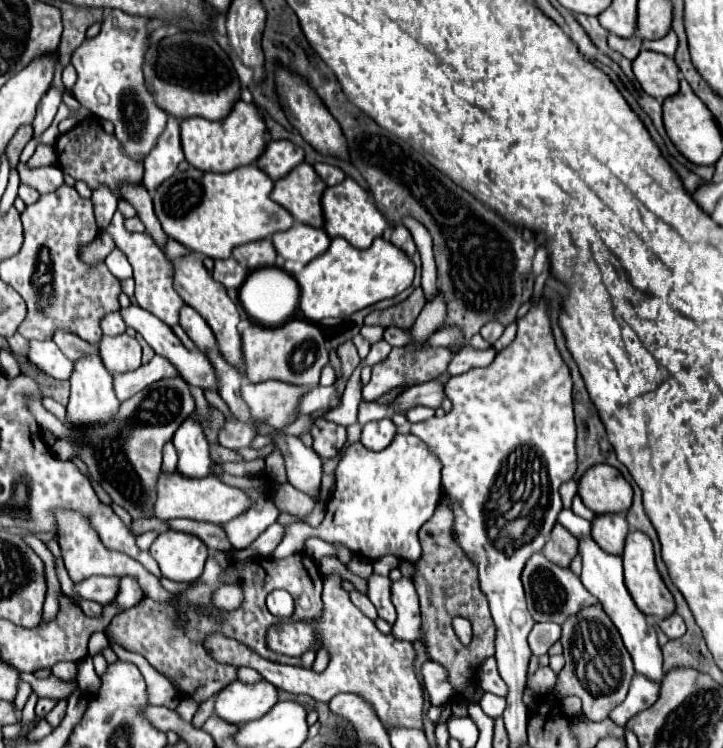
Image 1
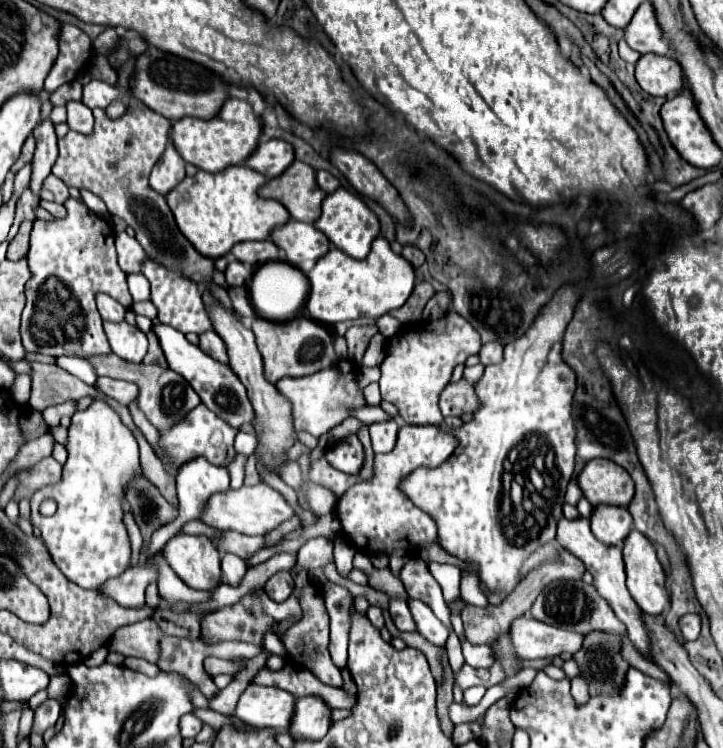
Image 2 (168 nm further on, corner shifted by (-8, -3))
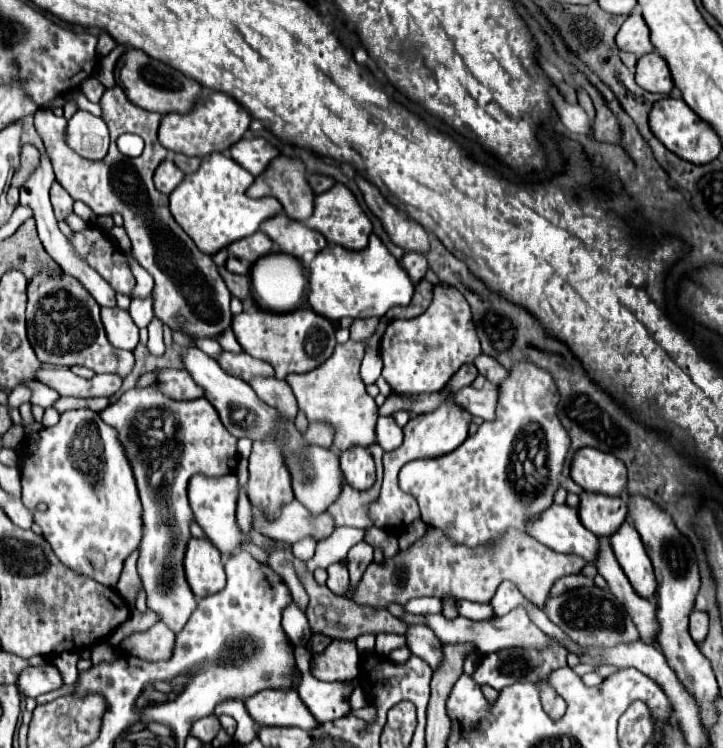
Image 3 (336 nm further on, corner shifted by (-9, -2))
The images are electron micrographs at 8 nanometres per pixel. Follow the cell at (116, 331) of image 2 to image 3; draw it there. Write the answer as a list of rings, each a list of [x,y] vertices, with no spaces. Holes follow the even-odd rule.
[[[119,307],[113,309],[101,309],[101,319],[107,331],[107,339],[113,347],[133,351],[139,343],[139,327],[133,323],[131,315],[127,311],[121,311]]]

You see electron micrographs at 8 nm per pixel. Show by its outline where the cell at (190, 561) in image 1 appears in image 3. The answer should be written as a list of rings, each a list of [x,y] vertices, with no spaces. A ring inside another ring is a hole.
[[[195,537],[189,539],[185,559],[183,559],[183,567],[185,567],[187,583],[189,583],[189,587],[191,587],[191,591],[195,593],[197,599],[209,597],[209,595],[213,595],[213,593],[217,593],[217,591],[221,591],[225,587],[223,563],[219,561],[217,547],[213,547],[213,543],[209,539],[195,539]]]

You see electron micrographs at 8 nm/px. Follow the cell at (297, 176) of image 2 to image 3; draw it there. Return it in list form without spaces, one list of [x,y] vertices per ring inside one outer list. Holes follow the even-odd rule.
[[[279,155],[277,159],[273,159],[273,163],[267,167],[265,173],[261,173],[259,177],[255,177],[253,185],[247,189],[247,195],[249,197],[275,197],[285,213],[291,217],[291,219],[297,219],[297,221],[307,221],[315,209],[315,197],[313,197],[313,189],[309,187],[309,181],[307,181],[307,171],[305,171],[305,165],[301,159],[293,159],[293,157],[285,157],[285,155]]]

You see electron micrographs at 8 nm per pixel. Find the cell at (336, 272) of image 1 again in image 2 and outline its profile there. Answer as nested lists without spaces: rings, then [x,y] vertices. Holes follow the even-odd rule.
[[[382,236],[372,242],[372,252],[364,260],[356,260],[338,248],[330,248],[306,276],[310,280],[306,308],[314,320],[324,324],[356,320],[358,316],[376,320],[390,310],[404,306],[414,288],[414,268],[408,266],[402,256],[394,254]]]

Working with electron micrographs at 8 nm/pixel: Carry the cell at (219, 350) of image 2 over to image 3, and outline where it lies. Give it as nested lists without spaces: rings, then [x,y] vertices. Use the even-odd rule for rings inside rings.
[[[221,351],[217,355],[217,363],[229,373],[235,375],[243,381],[249,381],[255,375],[265,375],[271,377],[273,375],[273,367],[269,367],[269,363],[261,361],[261,359],[253,359],[251,355],[247,355],[245,351],[241,353],[231,353],[231,351]]]

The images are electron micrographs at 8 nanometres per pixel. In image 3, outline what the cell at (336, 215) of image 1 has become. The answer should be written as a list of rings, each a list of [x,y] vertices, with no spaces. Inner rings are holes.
[[[337,183],[333,189],[315,197],[315,211],[307,219],[307,225],[317,229],[319,233],[323,233],[327,241],[345,245],[347,249],[353,249],[353,251],[363,251],[367,247],[369,235],[373,231],[373,225],[371,225],[369,217],[365,215],[365,211],[359,207],[355,195],[341,183]]]

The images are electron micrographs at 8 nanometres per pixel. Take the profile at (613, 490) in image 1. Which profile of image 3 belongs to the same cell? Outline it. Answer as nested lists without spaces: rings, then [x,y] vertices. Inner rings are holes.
[[[583,447],[573,455],[571,479],[589,493],[623,497],[627,491],[625,465],[617,457],[593,447]]]

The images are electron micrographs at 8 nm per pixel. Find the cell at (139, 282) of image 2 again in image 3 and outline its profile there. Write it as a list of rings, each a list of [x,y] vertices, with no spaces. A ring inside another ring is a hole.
[[[149,295],[149,299],[131,299],[129,315],[137,327],[147,327],[153,317],[153,297]]]

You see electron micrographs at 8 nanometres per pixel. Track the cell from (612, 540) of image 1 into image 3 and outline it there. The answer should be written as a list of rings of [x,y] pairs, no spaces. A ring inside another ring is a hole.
[[[581,495],[579,503],[579,515],[581,523],[589,527],[599,537],[611,537],[627,517],[627,501],[621,499],[609,499],[605,495]]]

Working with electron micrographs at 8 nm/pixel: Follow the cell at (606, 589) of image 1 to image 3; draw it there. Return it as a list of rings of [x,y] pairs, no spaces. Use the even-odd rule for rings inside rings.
[[[551,505],[527,523],[527,533],[557,553],[579,555],[591,565],[597,561],[599,537],[583,527],[575,507]]]

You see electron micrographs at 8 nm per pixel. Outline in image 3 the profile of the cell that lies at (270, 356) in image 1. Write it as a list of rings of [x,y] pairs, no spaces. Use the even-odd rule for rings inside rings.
[[[301,307],[293,313],[239,313],[233,317],[231,329],[251,357],[267,361],[275,369],[277,379],[285,379],[289,373],[307,373],[325,363],[335,351],[335,327],[329,319],[317,315],[309,307]]]

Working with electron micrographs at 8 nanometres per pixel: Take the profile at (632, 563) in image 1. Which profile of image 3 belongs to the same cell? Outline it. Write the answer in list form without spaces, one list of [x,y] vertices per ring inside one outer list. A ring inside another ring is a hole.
[[[623,523],[623,527],[619,527],[619,531],[611,537],[611,547],[615,551],[621,569],[631,581],[633,589],[641,597],[653,599],[657,593],[657,583],[655,583],[651,559],[645,551],[641,537],[637,535],[637,529],[629,523]]]

